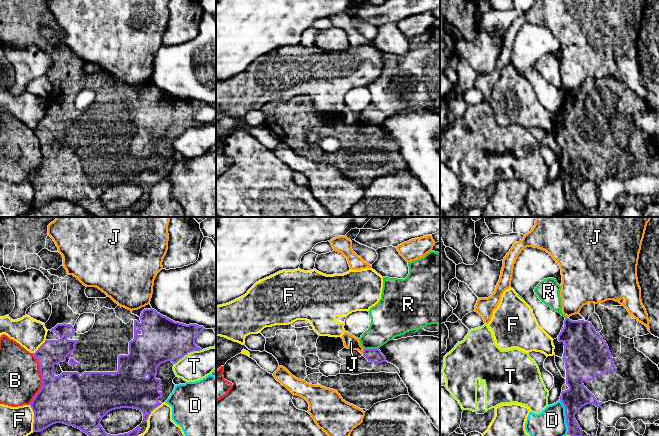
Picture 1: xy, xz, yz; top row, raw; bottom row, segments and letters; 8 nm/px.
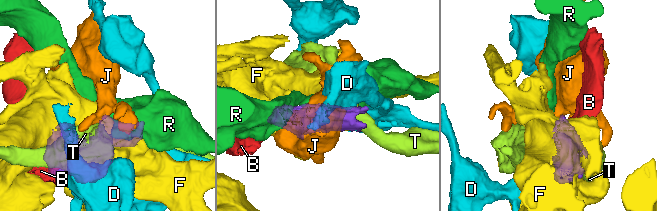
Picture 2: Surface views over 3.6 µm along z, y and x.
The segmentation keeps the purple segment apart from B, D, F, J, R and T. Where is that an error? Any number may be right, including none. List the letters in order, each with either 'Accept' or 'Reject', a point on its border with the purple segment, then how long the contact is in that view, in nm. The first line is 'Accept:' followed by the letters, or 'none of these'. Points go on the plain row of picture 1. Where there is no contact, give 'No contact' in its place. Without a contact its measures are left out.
Accept: none of these
B: Reject. Touches purple at xy (42, 155). Shared border 400 nm
D: Reject. Touches purple at yz (566, 193). Shared border 300 nm
F: Reject. Touches purple at xy (34, 194). Shared border 220 nm
J: Reject. Touches purple at xz (363, 127). Shared border 40 nm
R: Reject. Touches purple at xz (371, 125). Shared border 110 nm
T: Reject. Touches purple at xy (187, 129). Shared border 260 nm

